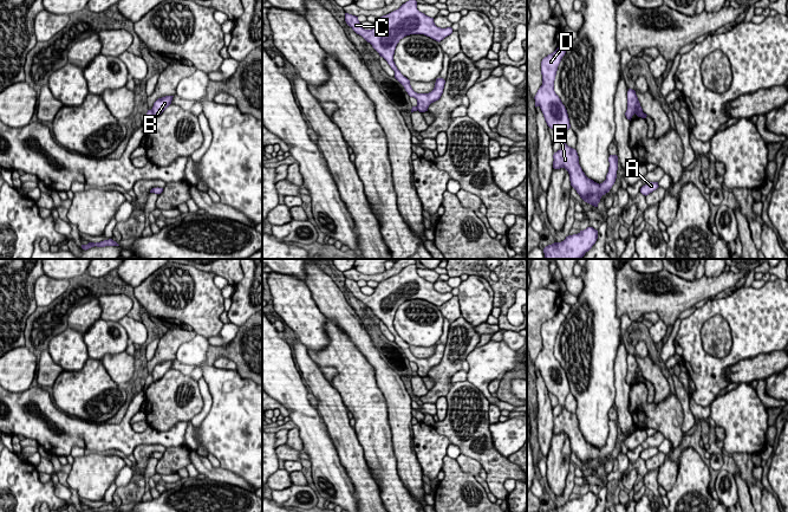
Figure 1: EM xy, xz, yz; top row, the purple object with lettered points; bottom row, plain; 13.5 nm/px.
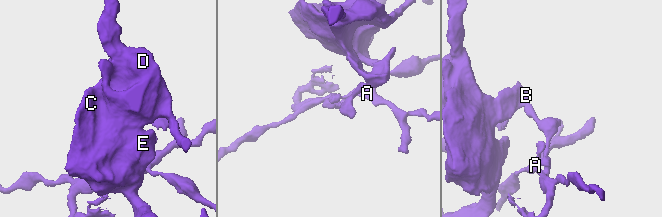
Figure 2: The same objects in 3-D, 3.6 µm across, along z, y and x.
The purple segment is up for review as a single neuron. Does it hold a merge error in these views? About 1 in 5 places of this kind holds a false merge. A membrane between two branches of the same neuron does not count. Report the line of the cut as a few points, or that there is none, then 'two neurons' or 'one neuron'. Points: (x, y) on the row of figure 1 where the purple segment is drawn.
xy (151, 109), (154, 116) | two neurons

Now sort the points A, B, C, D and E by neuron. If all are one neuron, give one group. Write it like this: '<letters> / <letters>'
A / B C D E

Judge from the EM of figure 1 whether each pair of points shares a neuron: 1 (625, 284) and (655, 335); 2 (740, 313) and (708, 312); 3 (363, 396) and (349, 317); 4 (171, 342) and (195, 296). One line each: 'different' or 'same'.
1: different
2: same
3: different
4: different

